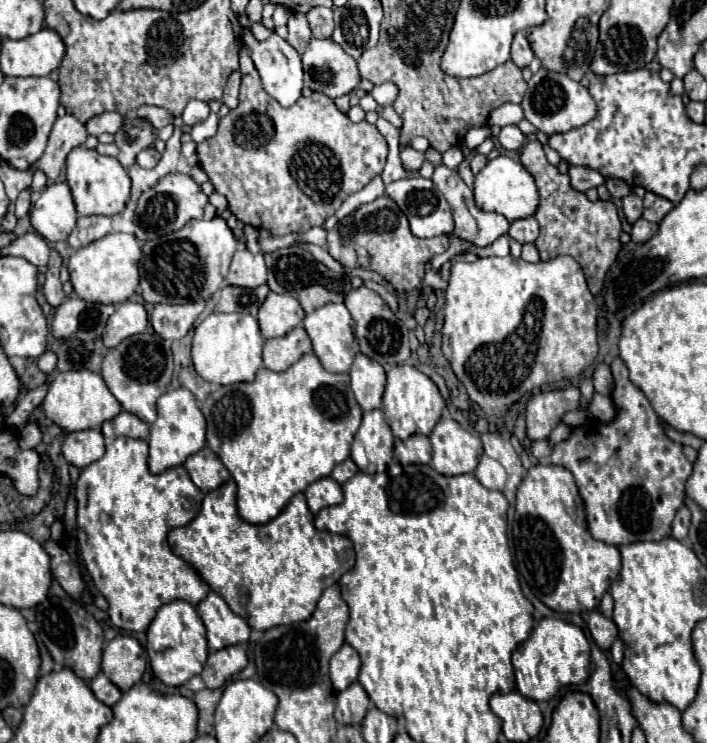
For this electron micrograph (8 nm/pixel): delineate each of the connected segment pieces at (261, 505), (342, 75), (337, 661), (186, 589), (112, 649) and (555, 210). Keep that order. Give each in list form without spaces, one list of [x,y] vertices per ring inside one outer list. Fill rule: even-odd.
[[[306,353],[304,357],[300,357],[290,369],[282,371],[282,373],[276,373],[276,371],[270,371],[270,369],[260,369],[256,373],[256,379],[252,383],[236,383],[236,385],[218,385],[214,387],[214,391],[208,395],[208,399],[204,401],[202,405],[202,413],[206,417],[206,423],[208,423],[208,429],[206,429],[206,443],[208,447],[222,459],[222,463],[226,465],[226,469],[232,473],[236,485],[238,485],[238,515],[248,521],[248,523],[254,523],[254,525],[262,525],[262,523],[268,523],[272,521],[276,515],[282,513],[282,509],[288,505],[288,501],[296,495],[296,493],[302,493],[310,483],[314,483],[316,479],[322,479],[322,477],[328,477],[332,473],[332,469],[342,463],[344,459],[350,457],[350,443],[352,443],[352,437],[356,433],[356,429],[360,427],[360,421],[362,421],[362,409],[358,407],[352,391],[350,391],[350,377],[346,373],[328,373],[318,357],[314,353]]]
[[[312,39],[302,53],[302,65],[306,87],[330,99],[350,93],[360,81],[356,61],[332,39]]]
[[[342,645],[330,659],[330,681],[336,691],[344,691],[356,681],[360,671],[360,657],[350,645]]]
[[[116,437],[108,447],[102,459],[90,463],[82,469],[76,481],[76,523],[80,527],[78,545],[80,555],[90,571],[94,585],[108,601],[108,613],[114,625],[126,631],[146,631],[154,619],[158,607],[174,599],[184,599],[192,605],[198,605],[210,591],[208,583],[190,567],[184,559],[176,557],[168,543],[166,535],[174,527],[182,527],[198,515],[204,493],[192,483],[190,475],[182,465],[170,467],[160,475],[152,475],[146,465],[148,443],[142,439]]]
[[[118,635],[106,645],[102,655],[102,673],[120,691],[128,691],[132,685],[136,685],[144,675],[144,667],[144,649],[134,637]]]
[[[530,141],[520,155],[520,163],[528,169],[528,173],[534,177],[540,203],[534,213],[534,219],[540,225],[540,235],[534,241],[540,259],[552,259],[554,255],[570,255],[578,259],[580,267],[584,269],[588,287],[592,295],[598,295],[604,287],[604,277],[608,269],[614,265],[618,251],[622,247],[620,243],[620,217],[612,201],[588,201],[582,191],[576,191],[570,185],[570,177],[566,173],[560,173],[558,167],[550,165],[540,141]]]

